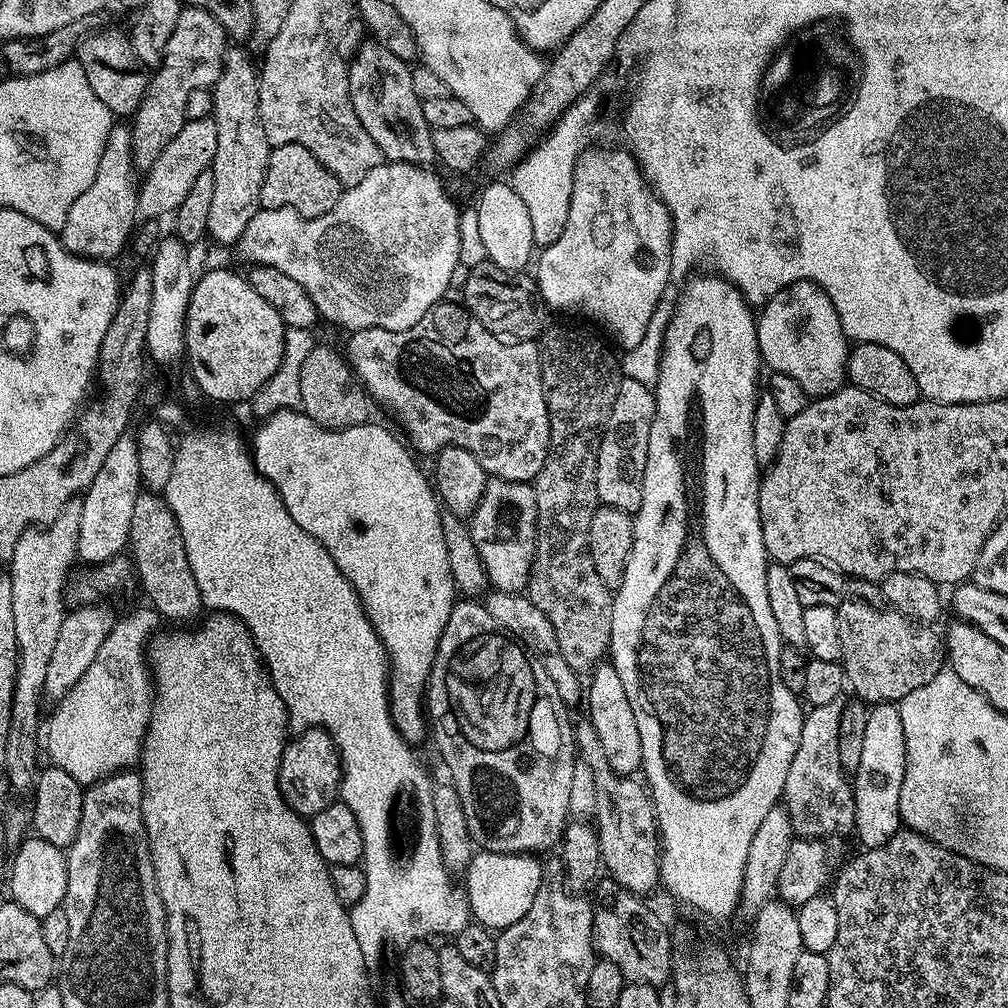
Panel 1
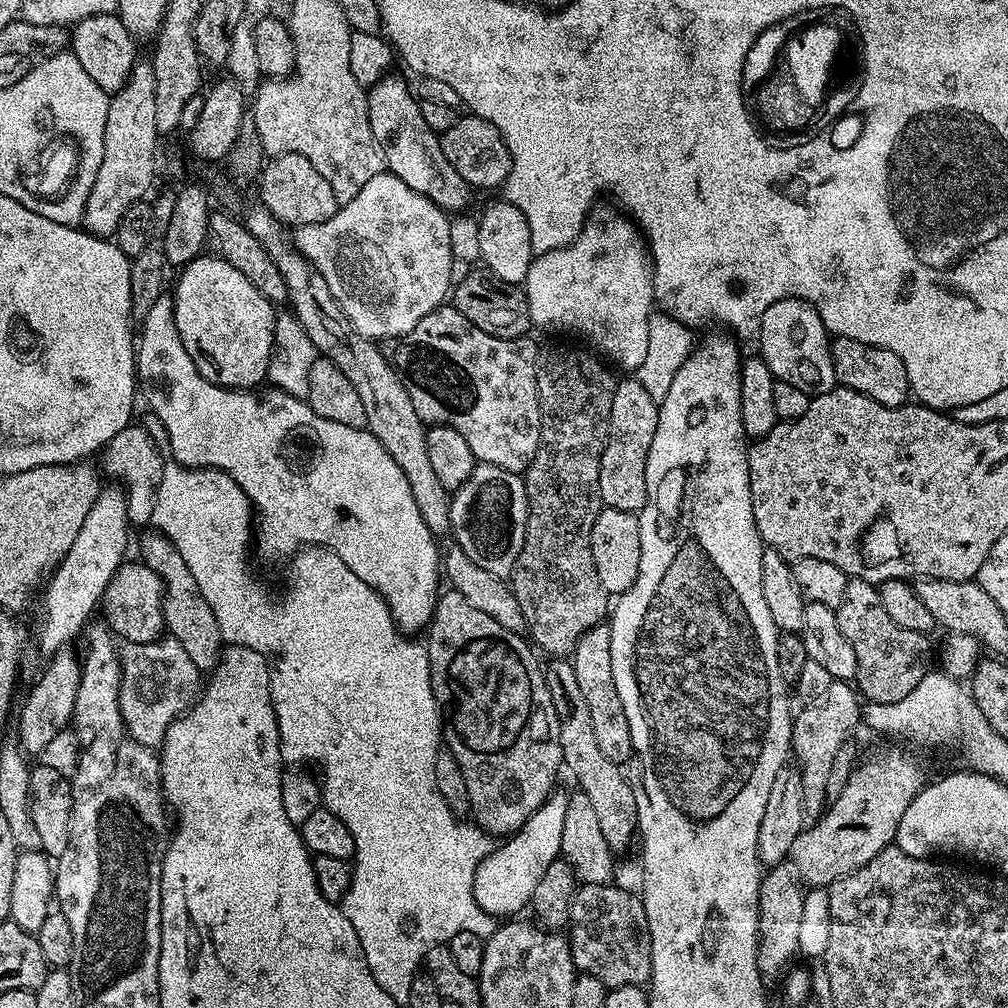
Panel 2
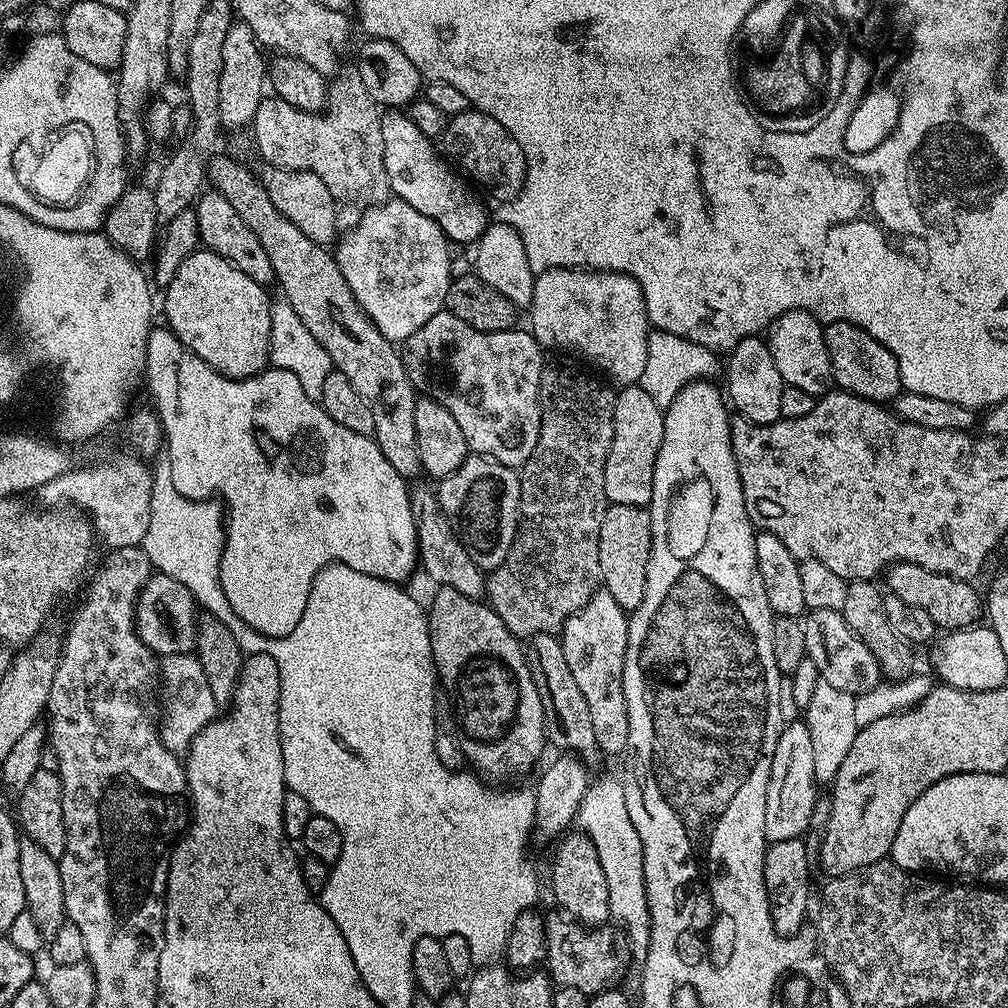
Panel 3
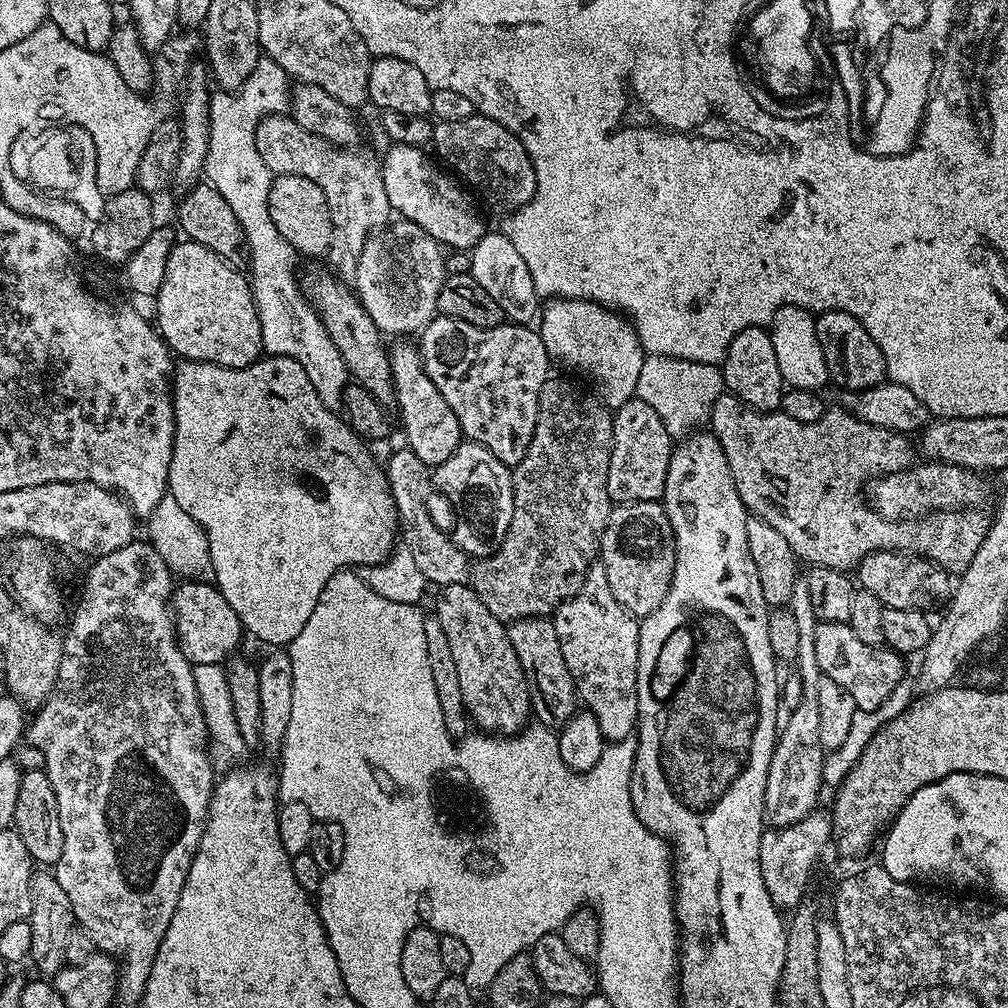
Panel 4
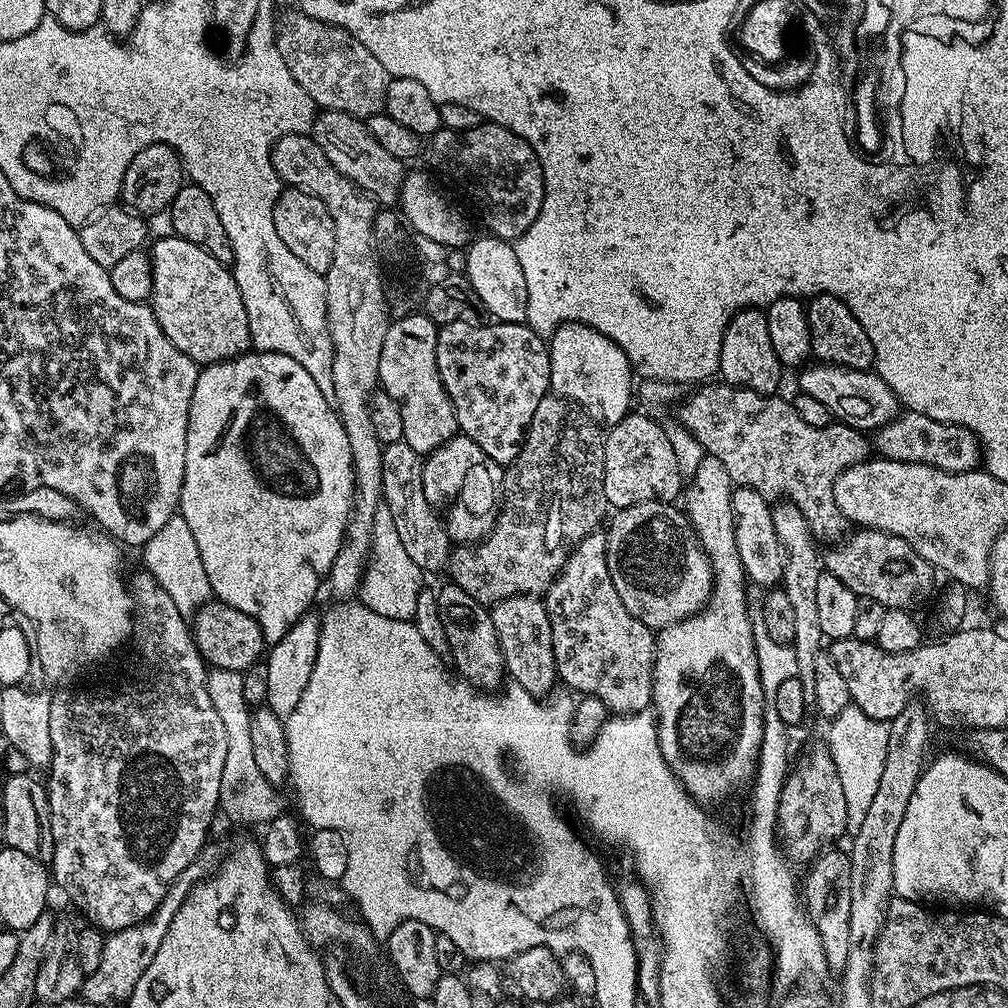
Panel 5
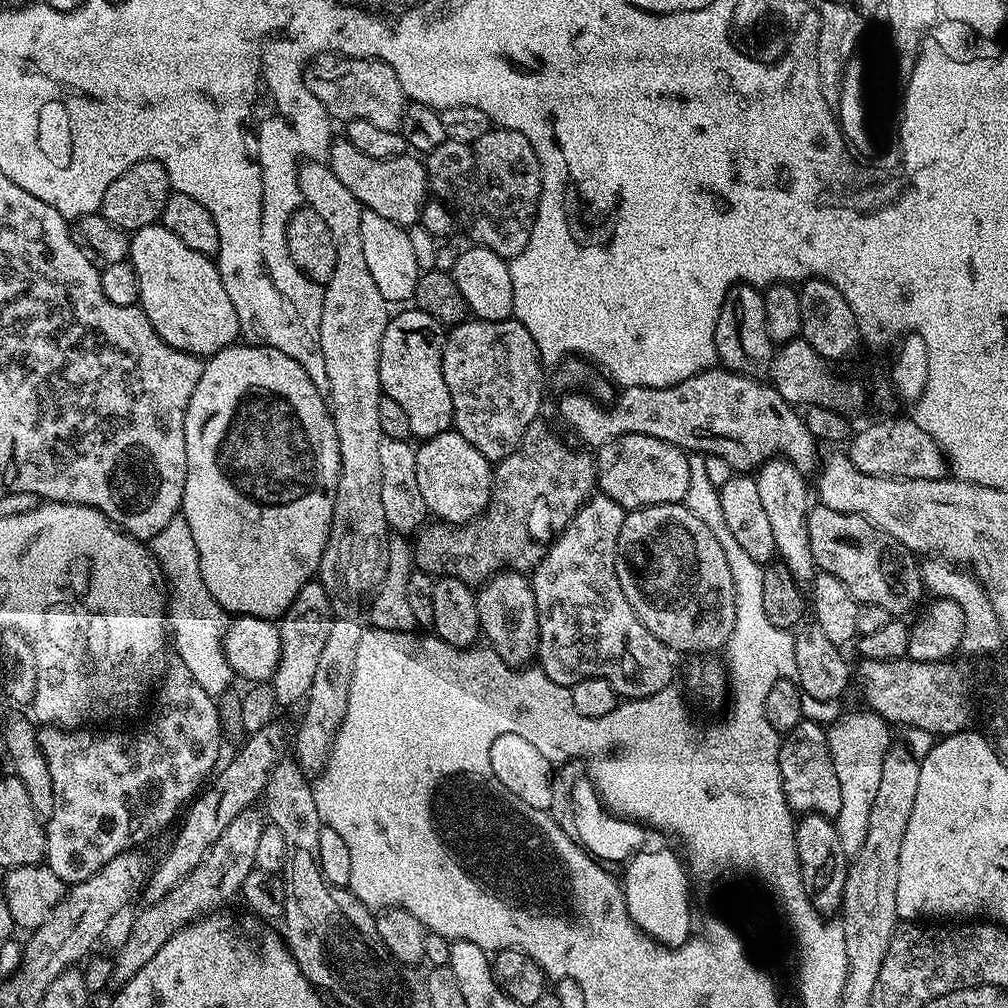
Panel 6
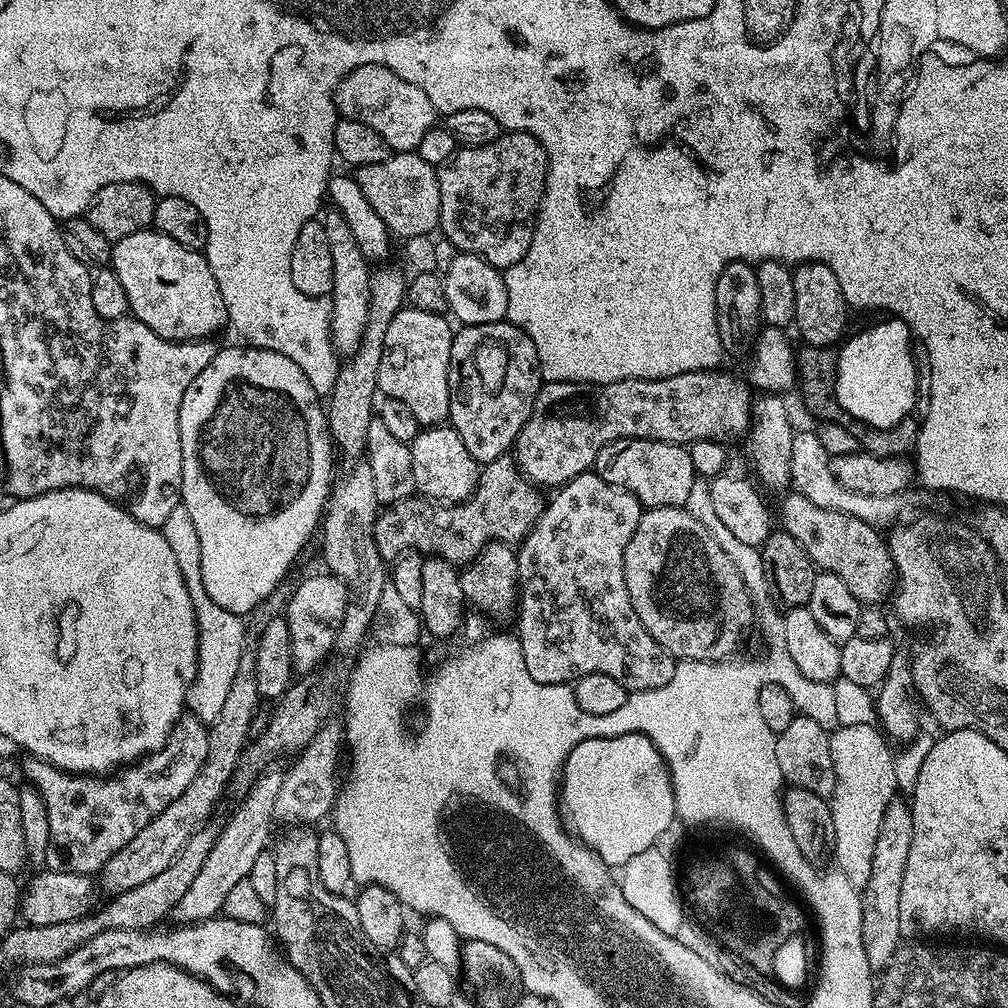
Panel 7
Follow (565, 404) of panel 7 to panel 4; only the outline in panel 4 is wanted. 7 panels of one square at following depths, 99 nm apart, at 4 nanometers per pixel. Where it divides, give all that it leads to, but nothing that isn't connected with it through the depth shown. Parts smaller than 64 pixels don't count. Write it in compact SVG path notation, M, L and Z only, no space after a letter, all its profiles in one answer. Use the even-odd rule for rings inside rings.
M731 394L719 396L713 402L711 420L710 431L722 446L722 454L726 454L728 475L734 478L744 507L751 515L762 518L762 522L770 522L770 526L774 526L774 530L790 542L790 550L794 550L797 561L804 563L805 560L805 565L848 572L872 552L911 552L914 556L931 560L949 573L959 574L970 558L978 554L978 546L982 546L982 538L986 538L990 520L980 510L934 512L923 518L887 520L876 512L871 503L866 502L865 497L864 500L860 497L864 483L866 488L869 482L875 482L882 476L913 467L918 452L913 441L911 444L908 441L911 439L903 432L870 426L870 422L862 422L862 418L840 406L829 407L818 422L803 424L794 422L794 418L779 410L761 413Z

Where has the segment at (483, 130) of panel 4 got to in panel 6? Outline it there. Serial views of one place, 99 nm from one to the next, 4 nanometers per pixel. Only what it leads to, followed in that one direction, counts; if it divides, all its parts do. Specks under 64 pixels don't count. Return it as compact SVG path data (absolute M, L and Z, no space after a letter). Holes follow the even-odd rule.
M496 126L475 142L454 142L446 139L432 152L427 153L426 167L431 195L452 213L459 227L461 224L468 231L468 236L472 239L469 241L473 245L494 250L494 254L507 261L526 250L526 242L530 242L536 211L540 205L540 191L544 187L538 154L534 154L534 146L530 146L530 142L521 132Z

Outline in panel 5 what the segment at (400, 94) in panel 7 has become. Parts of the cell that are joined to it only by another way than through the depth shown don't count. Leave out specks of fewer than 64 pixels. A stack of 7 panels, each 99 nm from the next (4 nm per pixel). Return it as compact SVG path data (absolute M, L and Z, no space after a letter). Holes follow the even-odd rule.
M295 15L286 17L284 24L282 20L276 33L276 45L282 58L286 58L286 66L290 66L290 74L294 74L294 82L298 82L298 86L310 94L317 109L344 111L359 118L381 115L385 111L390 81L388 69L382 66L382 62L378 62L378 58L370 54L370 50L366 50L366 46L362 46L362 42L358 42L358 38L354 38L345 28L333 28L310 16Z

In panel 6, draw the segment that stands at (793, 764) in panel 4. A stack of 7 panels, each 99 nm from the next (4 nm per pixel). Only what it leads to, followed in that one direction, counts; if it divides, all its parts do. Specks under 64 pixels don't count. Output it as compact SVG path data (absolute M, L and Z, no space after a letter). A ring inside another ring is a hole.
M773 458L760 465L755 477L762 507L764 507L774 533L777 557L784 563L786 570L794 574L797 584L811 585L818 575L818 569L814 562L814 554L810 554L810 536L806 530L810 507L810 501L808 501L810 484L809 481L808 484L804 481L807 480L805 473L798 471L789 460Z

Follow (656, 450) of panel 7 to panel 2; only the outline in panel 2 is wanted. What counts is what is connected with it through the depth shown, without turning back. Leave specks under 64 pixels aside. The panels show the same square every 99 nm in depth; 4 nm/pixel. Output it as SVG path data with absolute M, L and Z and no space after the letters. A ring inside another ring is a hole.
M621 379L617 383L610 410L608 441L604 443L604 453L600 455L598 482L603 507L639 514L646 506L646 458L650 454L650 442L654 442L654 430L658 430L659 417L658 402L646 394L639 380Z

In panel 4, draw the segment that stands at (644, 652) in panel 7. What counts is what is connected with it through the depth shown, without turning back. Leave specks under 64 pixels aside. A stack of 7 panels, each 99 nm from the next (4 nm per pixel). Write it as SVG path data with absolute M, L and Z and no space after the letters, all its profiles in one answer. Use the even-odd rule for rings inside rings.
M599 562L593 563L578 592L568 600L561 602L555 612L552 613L550 619L554 630L558 630L558 646L562 646L562 658L566 658L566 670L570 670L572 675L579 703L587 711L592 712L594 718L598 718L598 730L602 730L605 741L615 742L629 739L635 733L636 719L638 718L638 634L640 633L640 620L633 616L631 612L627 612L618 602L618 598L614 598L614 594L610 590L610 582L606 582L606 570L603 564Z

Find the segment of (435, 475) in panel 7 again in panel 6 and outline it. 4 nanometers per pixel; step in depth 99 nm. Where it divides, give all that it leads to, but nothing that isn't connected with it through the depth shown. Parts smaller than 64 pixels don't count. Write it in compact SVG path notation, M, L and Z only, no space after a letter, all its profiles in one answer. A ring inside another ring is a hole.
M449 430L438 434L434 438L423 441L416 448L416 461L418 462L418 490L422 490L422 499L426 501L429 513L437 521L445 524L465 524L476 516L484 513L484 508L490 502L492 493L493 465L462 434L455 430Z

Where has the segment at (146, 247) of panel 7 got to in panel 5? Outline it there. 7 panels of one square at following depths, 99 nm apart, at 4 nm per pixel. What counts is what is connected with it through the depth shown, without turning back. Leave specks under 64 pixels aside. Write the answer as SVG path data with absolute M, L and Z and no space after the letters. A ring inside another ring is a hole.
M167 234L161 240L151 241L152 257L152 299L150 307L158 318L158 326L197 365L218 364L221 360L232 360L242 356L252 348L250 338L250 322L246 318L246 306L242 306L242 294L238 290L238 282L234 282L231 271L218 262L206 250L194 246L194 242L186 242L178 235Z

